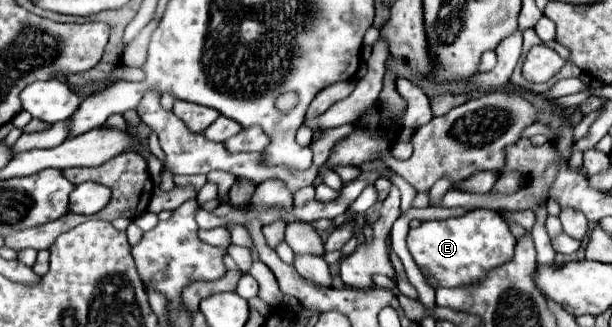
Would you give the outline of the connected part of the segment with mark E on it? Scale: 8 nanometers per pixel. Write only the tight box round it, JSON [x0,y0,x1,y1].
[407,208,515,287]

